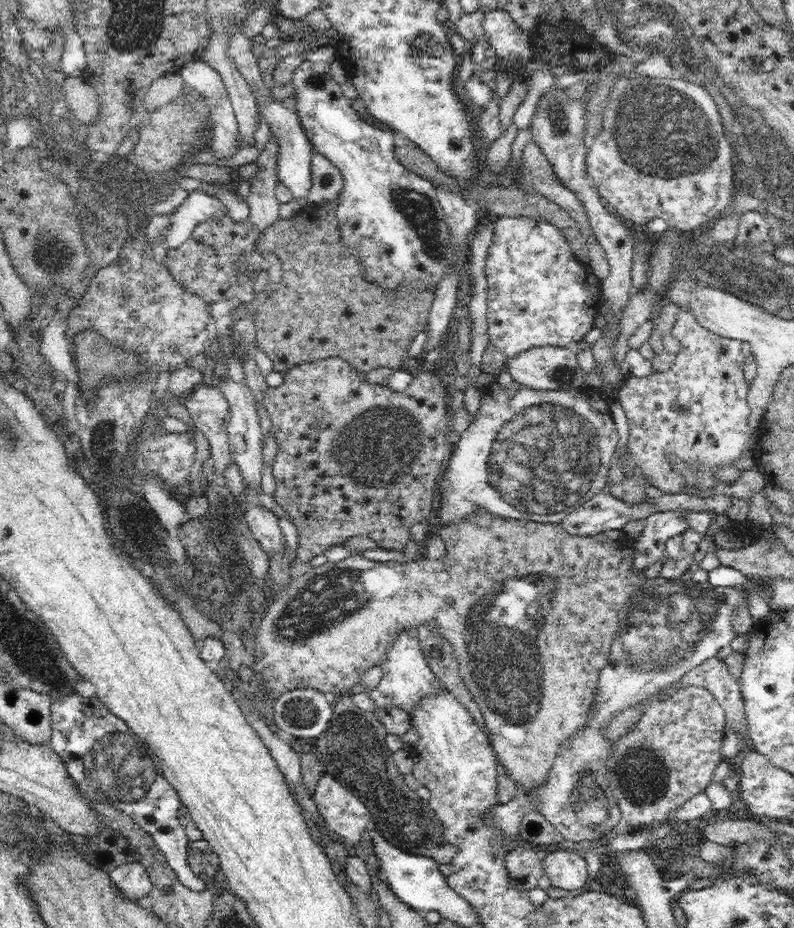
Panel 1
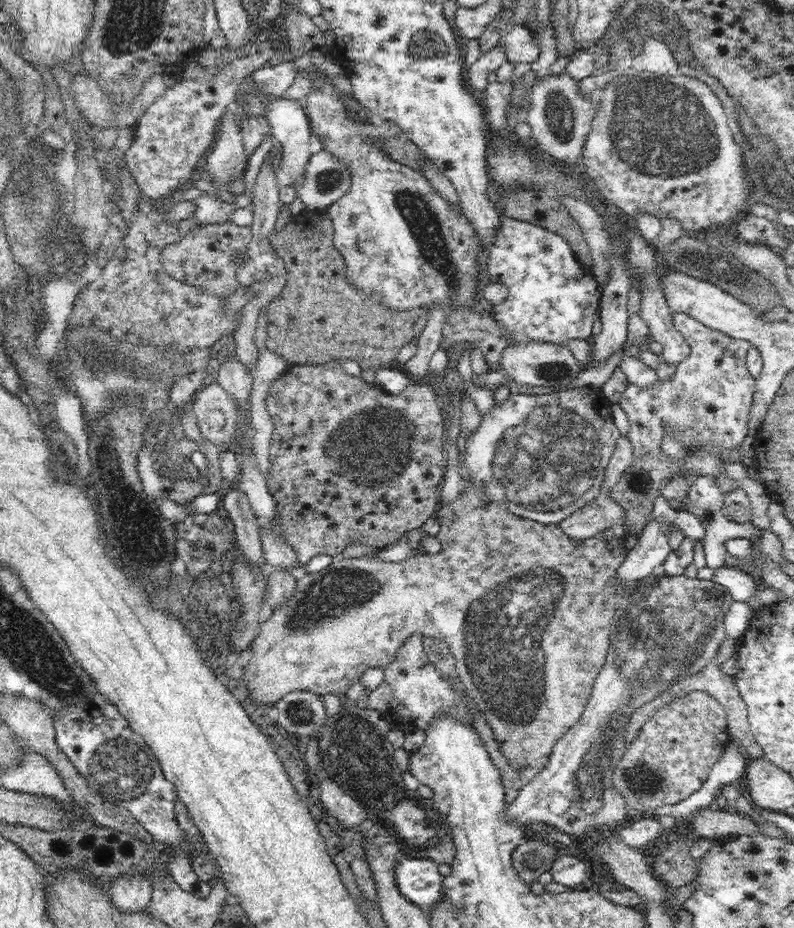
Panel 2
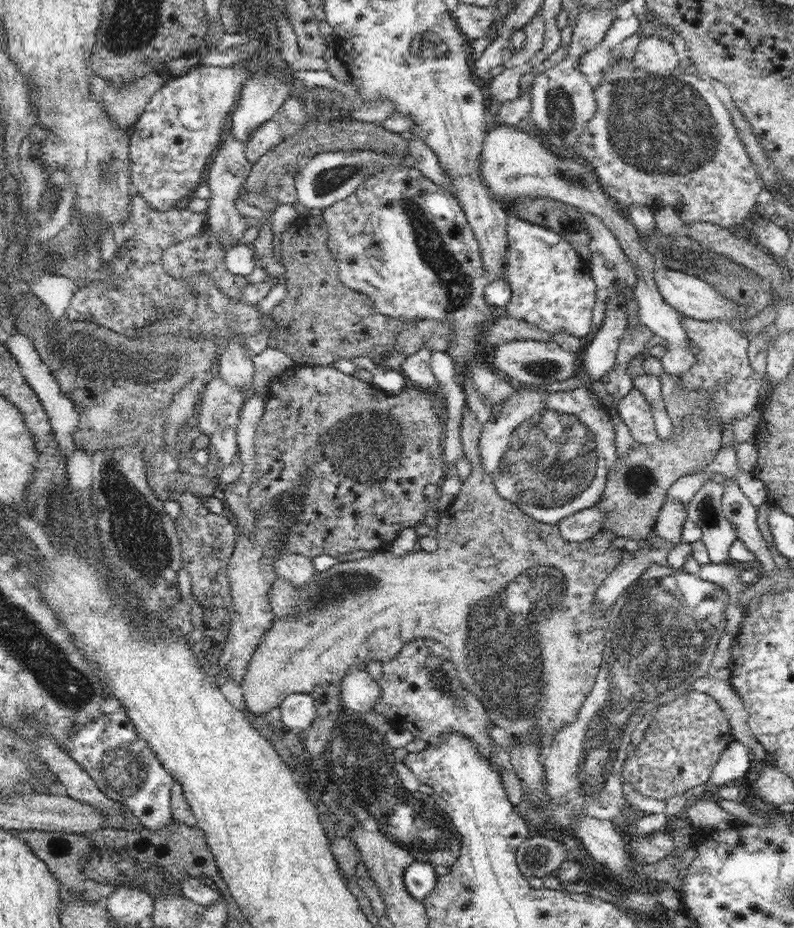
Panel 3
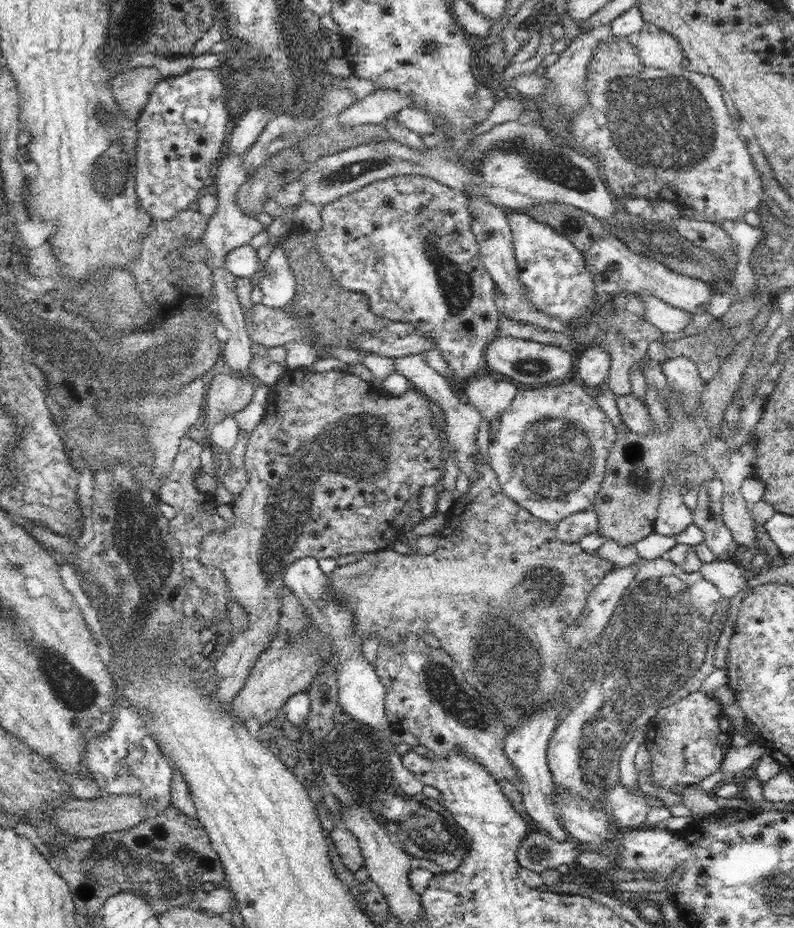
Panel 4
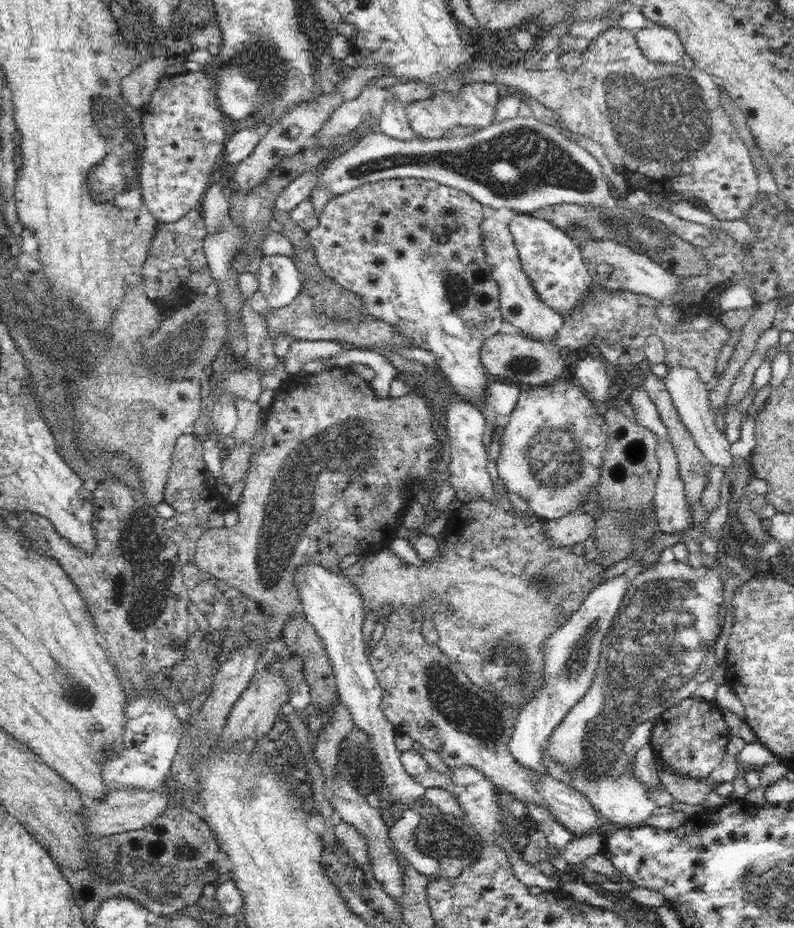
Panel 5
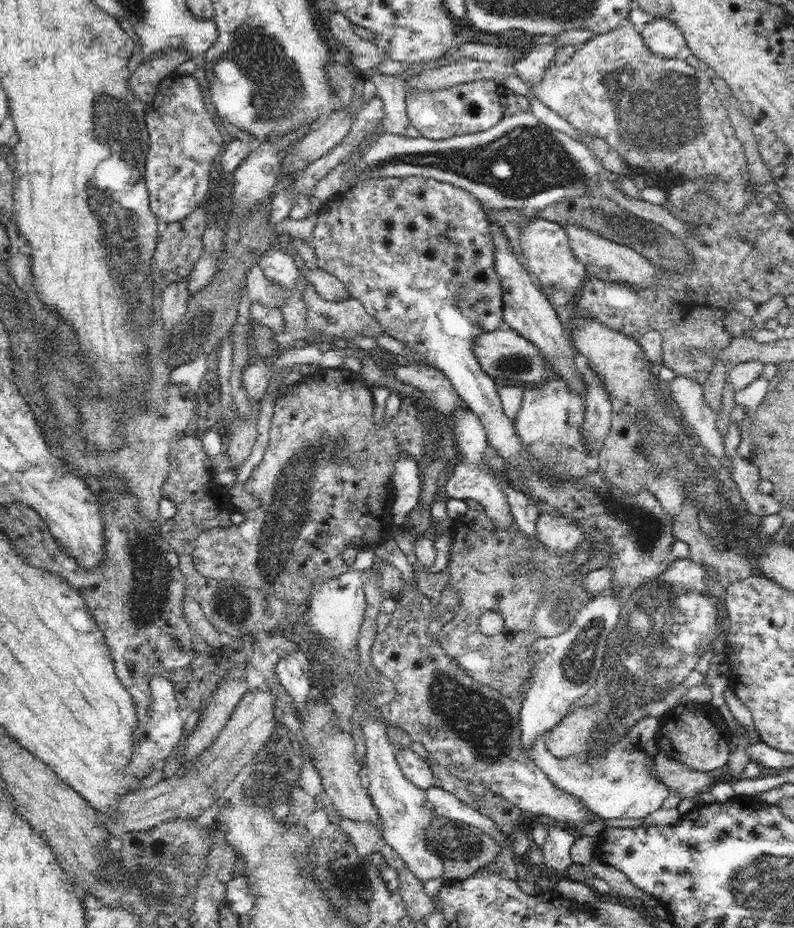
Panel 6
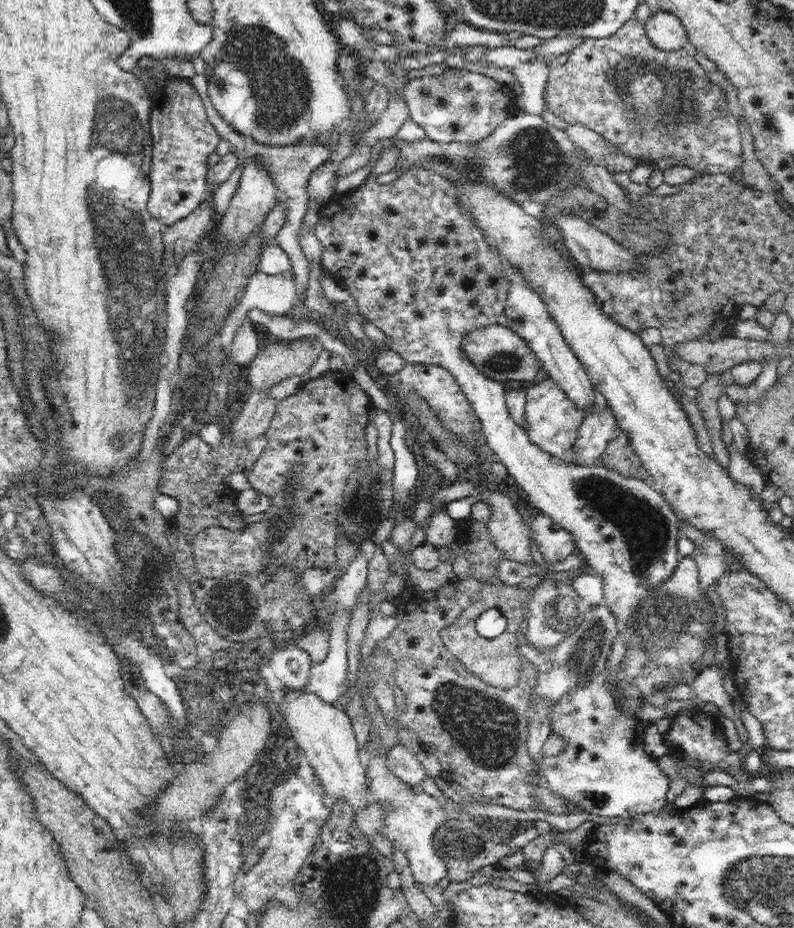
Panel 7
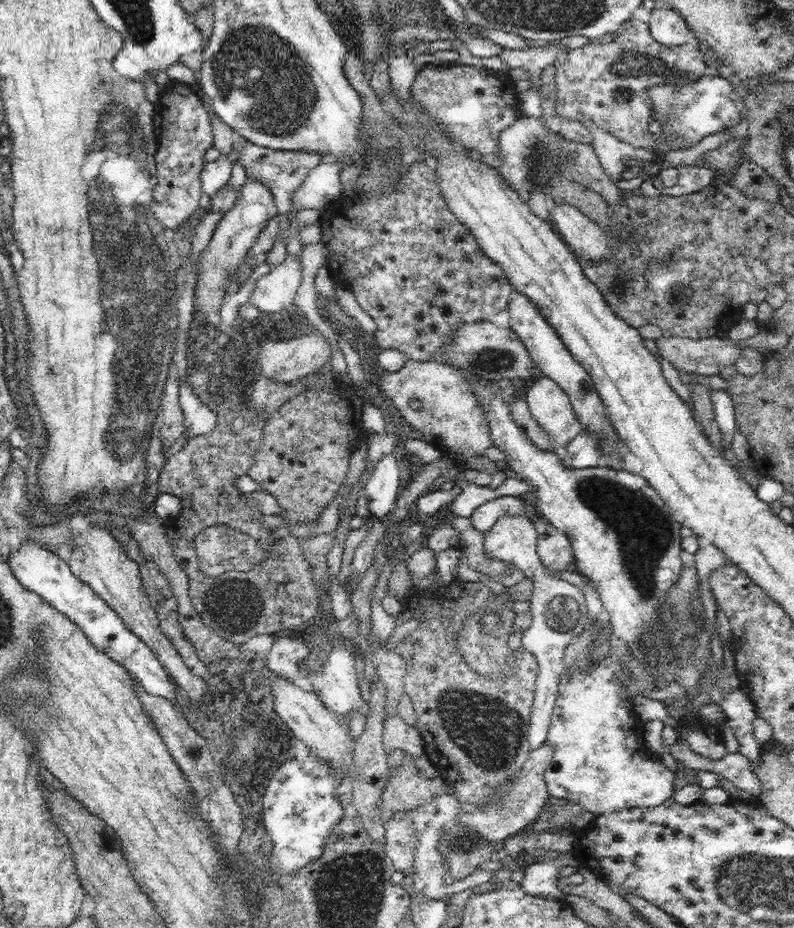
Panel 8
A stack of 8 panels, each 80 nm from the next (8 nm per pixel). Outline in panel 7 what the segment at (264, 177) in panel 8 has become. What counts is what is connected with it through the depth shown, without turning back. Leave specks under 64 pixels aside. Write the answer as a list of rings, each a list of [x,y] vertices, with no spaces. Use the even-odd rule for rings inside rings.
[[[303,140],[295,145],[286,146],[270,146],[260,143],[256,144],[253,150],[254,154],[250,156],[254,157],[258,163],[262,163],[262,167],[266,167],[268,173],[272,175],[274,185],[277,188],[277,202],[282,203],[284,213],[286,213],[284,224],[276,233],[274,243],[281,246],[290,259],[291,272],[293,272],[294,280],[296,281],[296,302],[294,302],[294,308],[286,315],[296,322],[313,319],[313,314],[308,312],[304,305],[305,302],[303,302],[307,289],[310,265],[308,258],[306,258],[304,251],[301,249],[299,237],[300,227],[309,207],[307,184],[311,172],[316,170],[320,164],[328,161],[329,154],[334,150],[334,143],[324,145],[320,141],[310,143],[310,141]]]

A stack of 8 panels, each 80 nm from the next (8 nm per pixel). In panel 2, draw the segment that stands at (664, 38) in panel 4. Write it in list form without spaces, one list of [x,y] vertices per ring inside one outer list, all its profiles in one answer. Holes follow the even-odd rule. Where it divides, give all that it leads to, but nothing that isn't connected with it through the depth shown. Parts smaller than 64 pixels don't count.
[[[646,38],[642,46],[642,52],[633,56],[631,72],[642,74],[648,79],[676,76],[679,63],[667,43]]]

